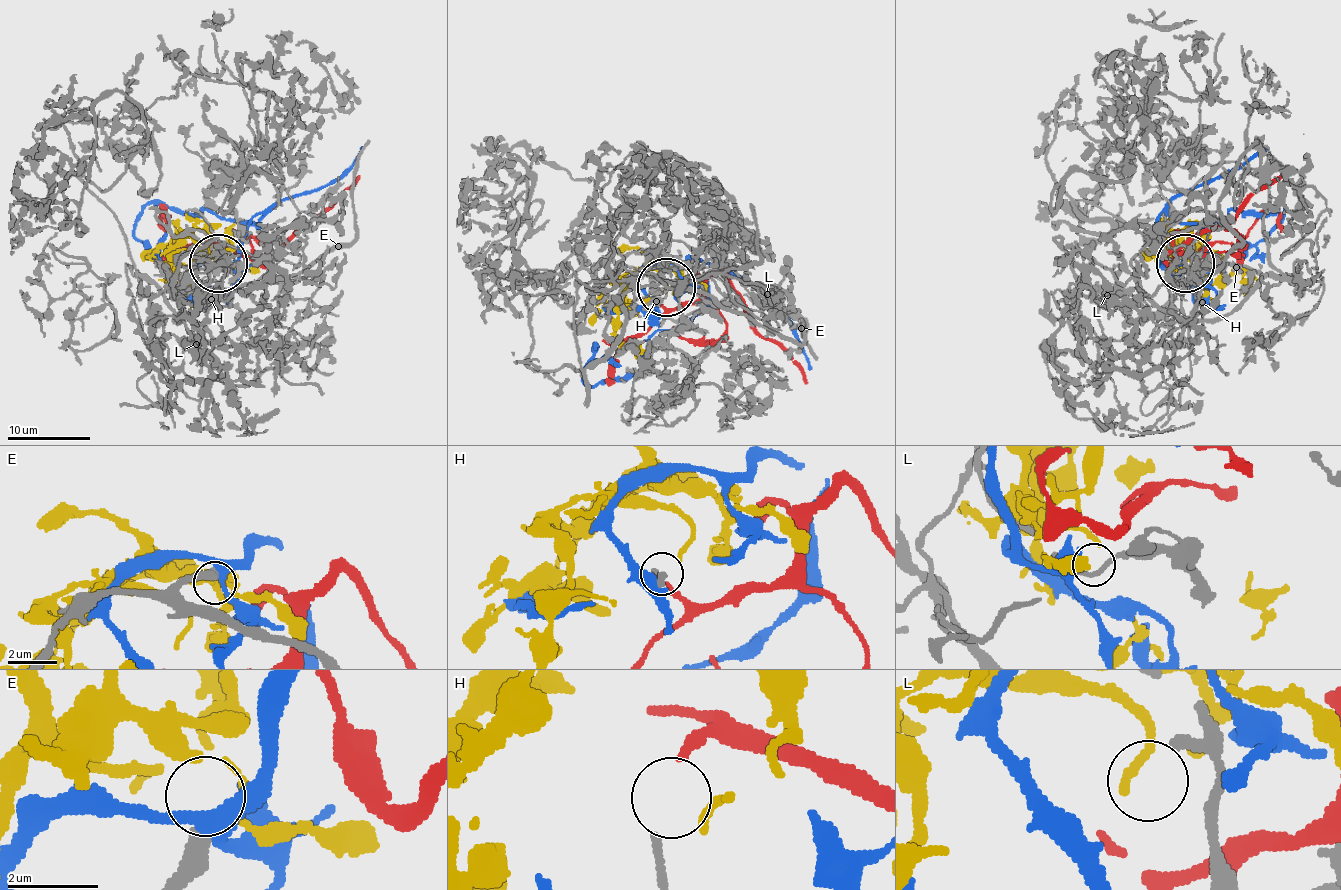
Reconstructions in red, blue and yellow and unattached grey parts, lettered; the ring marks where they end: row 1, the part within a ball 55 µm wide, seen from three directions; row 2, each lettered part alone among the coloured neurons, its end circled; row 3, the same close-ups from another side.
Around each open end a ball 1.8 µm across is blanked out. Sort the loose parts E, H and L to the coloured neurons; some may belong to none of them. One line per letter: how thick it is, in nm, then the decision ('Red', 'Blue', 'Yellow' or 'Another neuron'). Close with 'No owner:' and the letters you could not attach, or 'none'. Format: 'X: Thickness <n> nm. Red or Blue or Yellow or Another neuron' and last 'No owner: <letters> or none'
E: Thickness 400 nm. Another neuron
H: Thickness 140 nm. Red
L: Thickness 240 nm. Yellow
No owner: E

